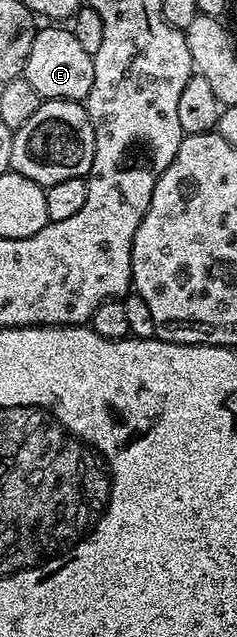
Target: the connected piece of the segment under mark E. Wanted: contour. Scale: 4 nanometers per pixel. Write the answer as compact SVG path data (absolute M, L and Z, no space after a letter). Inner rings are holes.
M48 26L41 27L36 33L34 42L30 46L30 58L26 58L24 79L38 90L41 101L46 100L74 100L87 101L90 86L94 86L94 62L78 38L74 38L71 27Z

